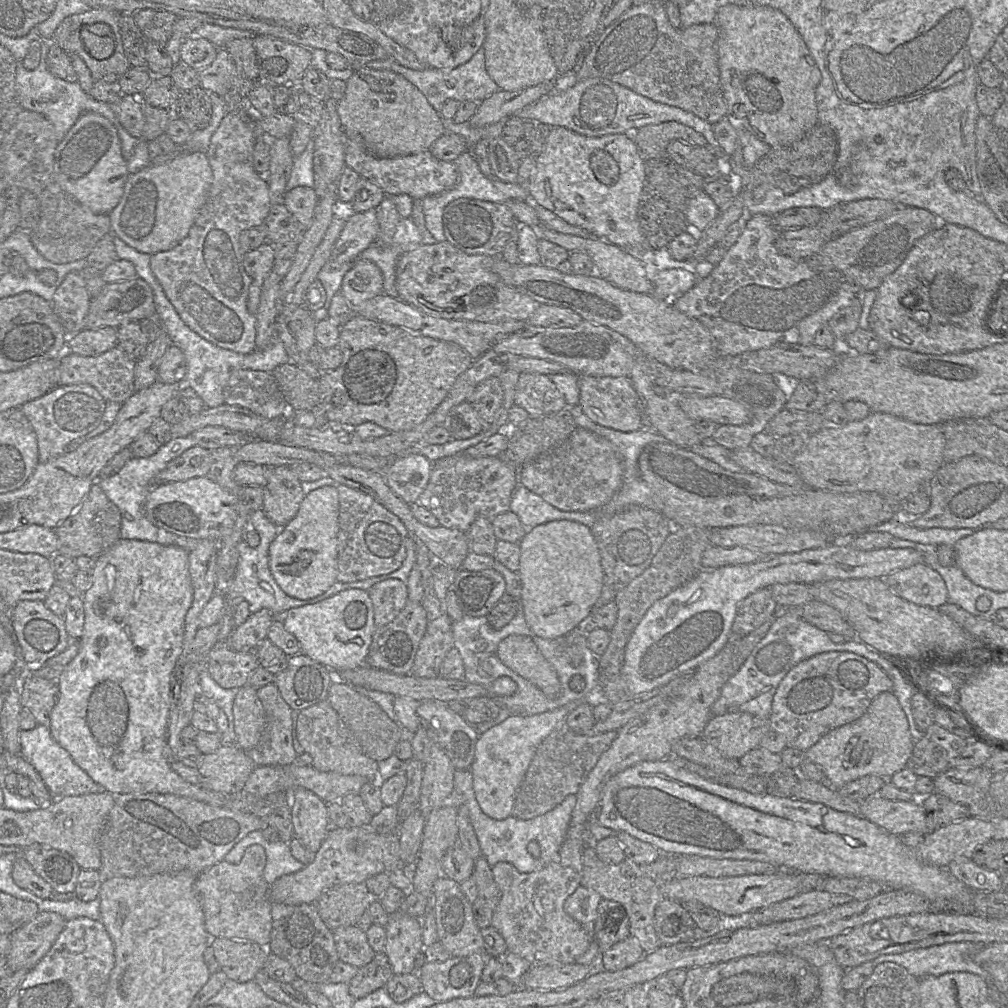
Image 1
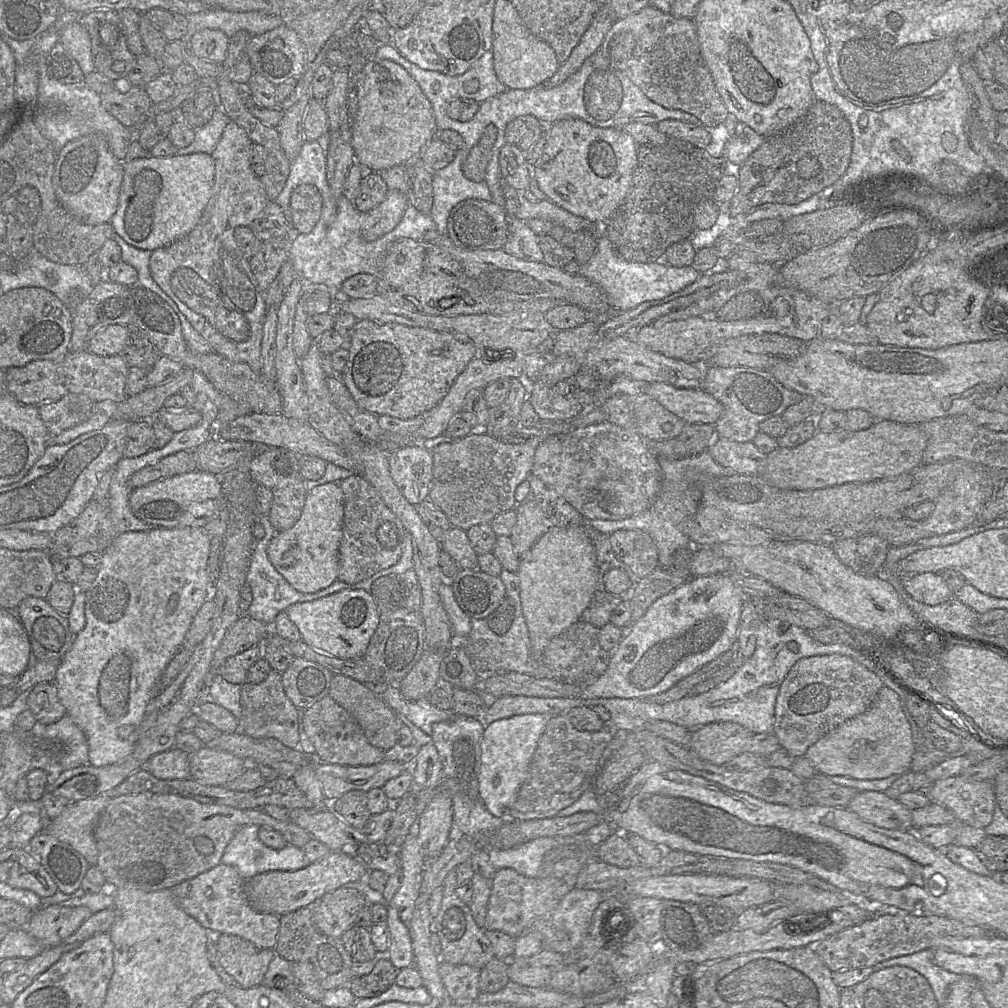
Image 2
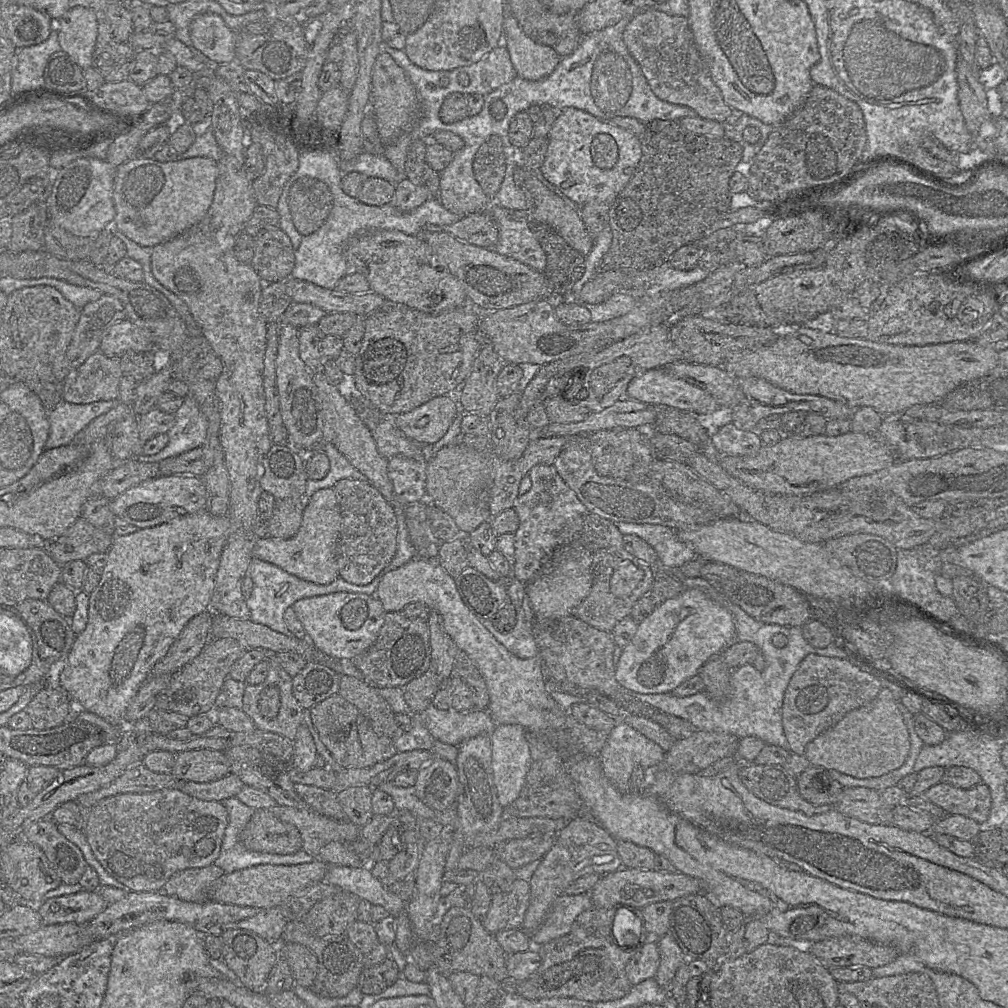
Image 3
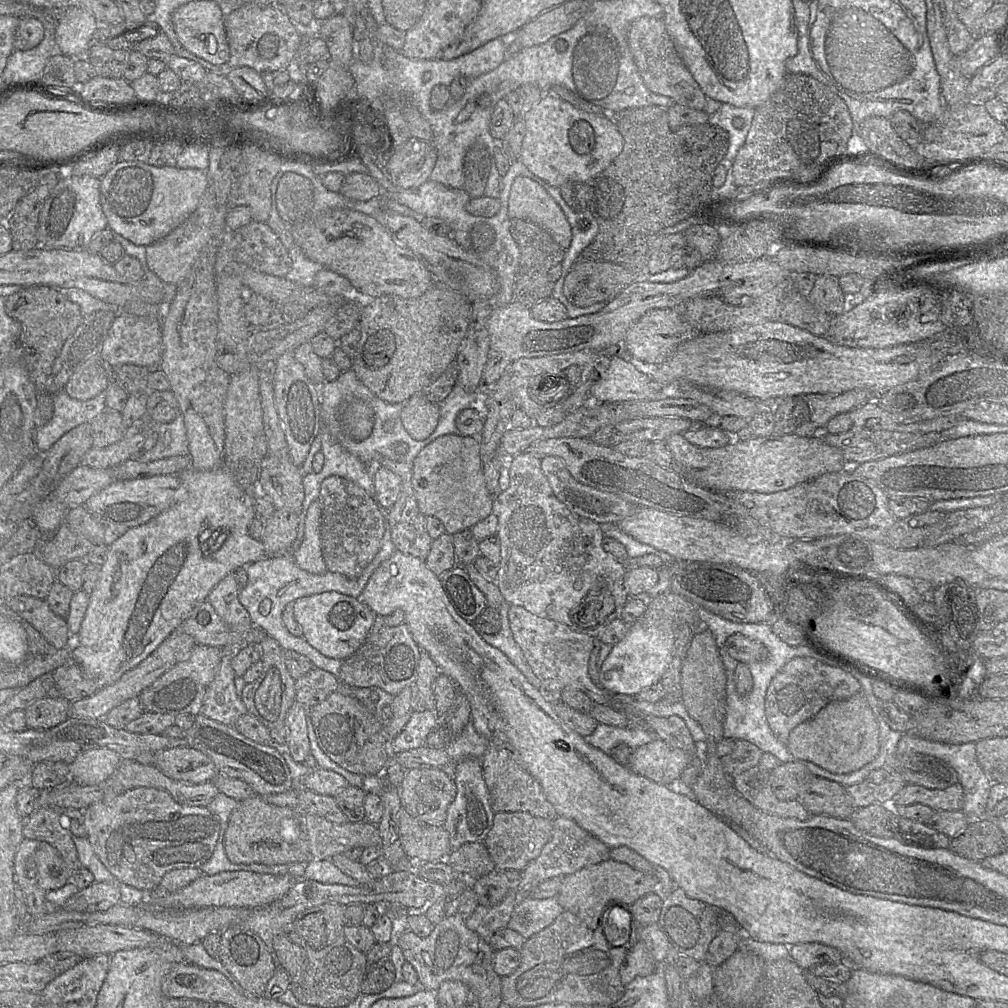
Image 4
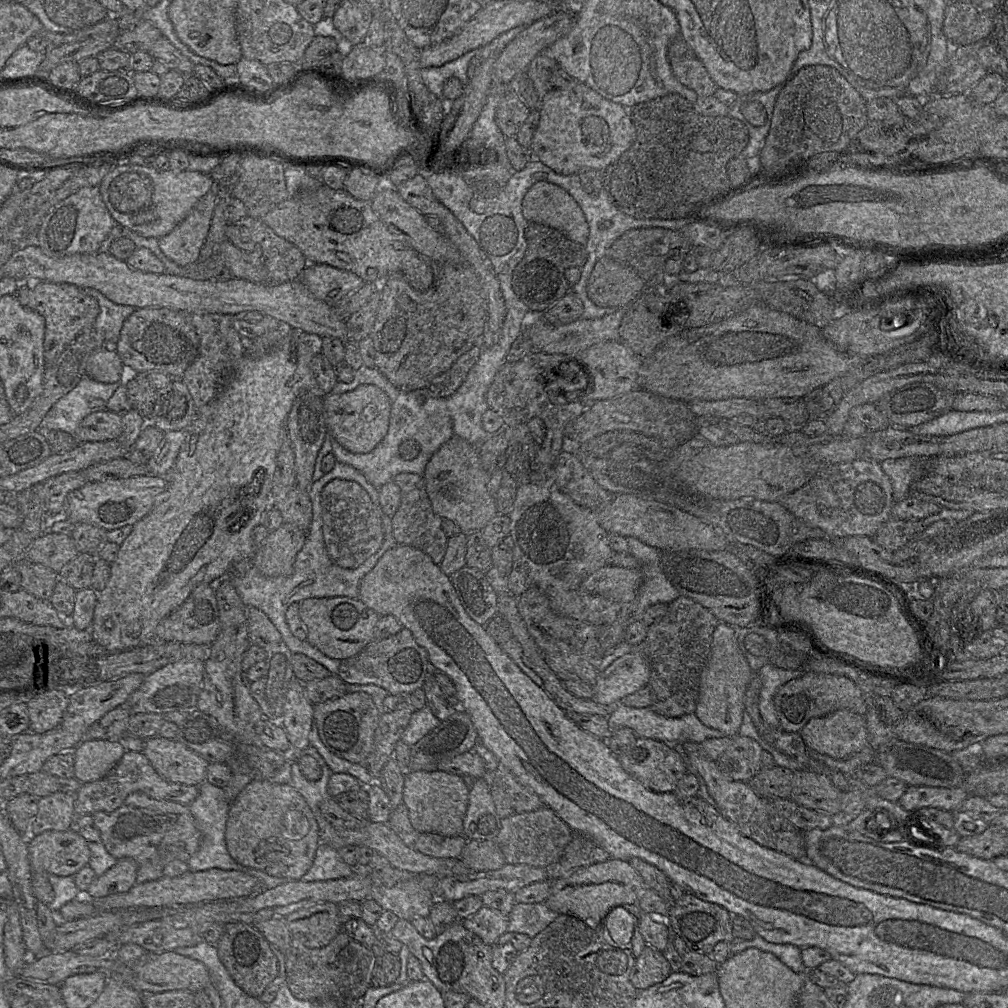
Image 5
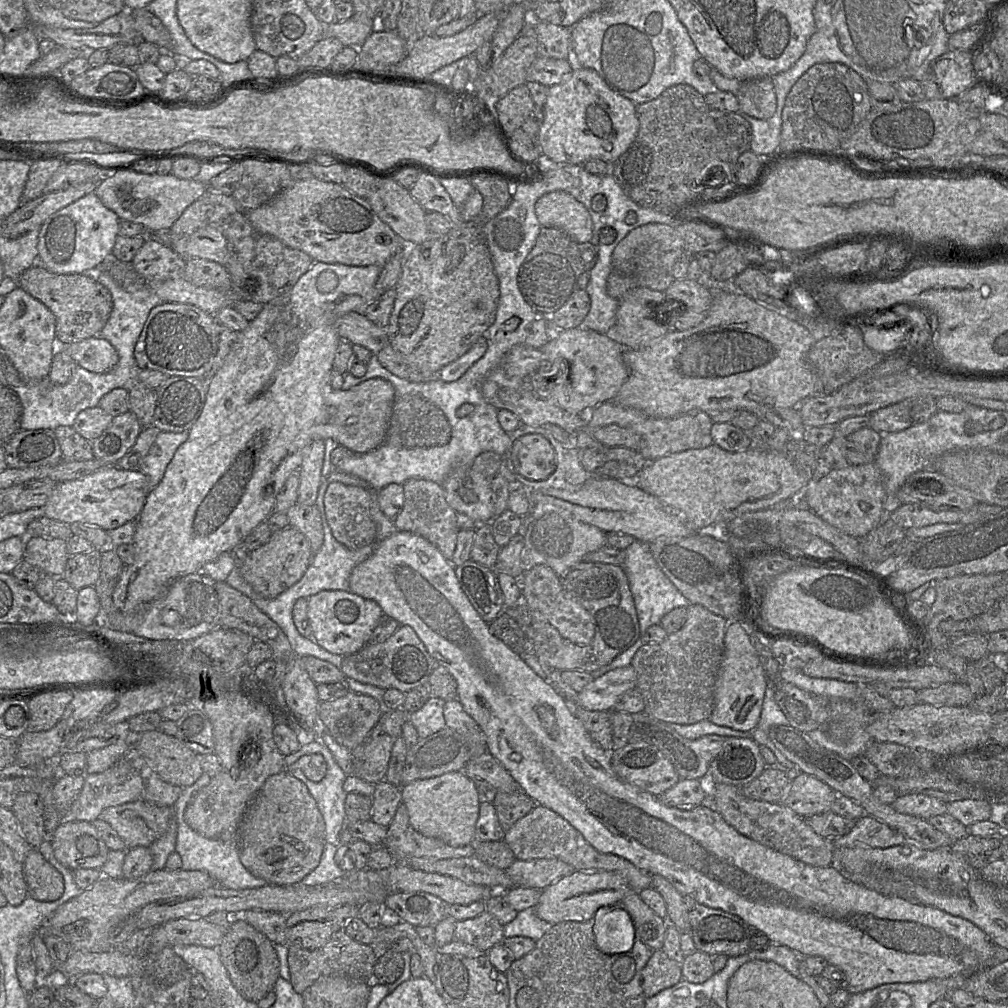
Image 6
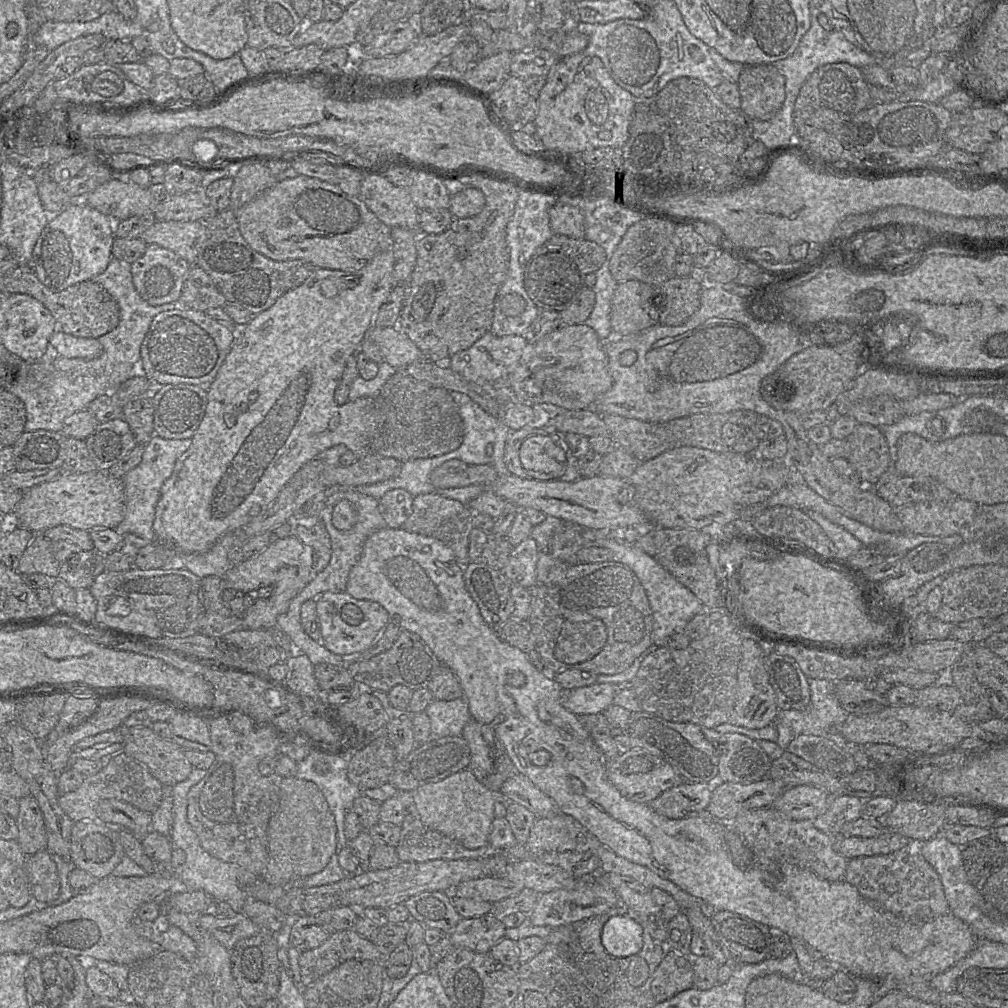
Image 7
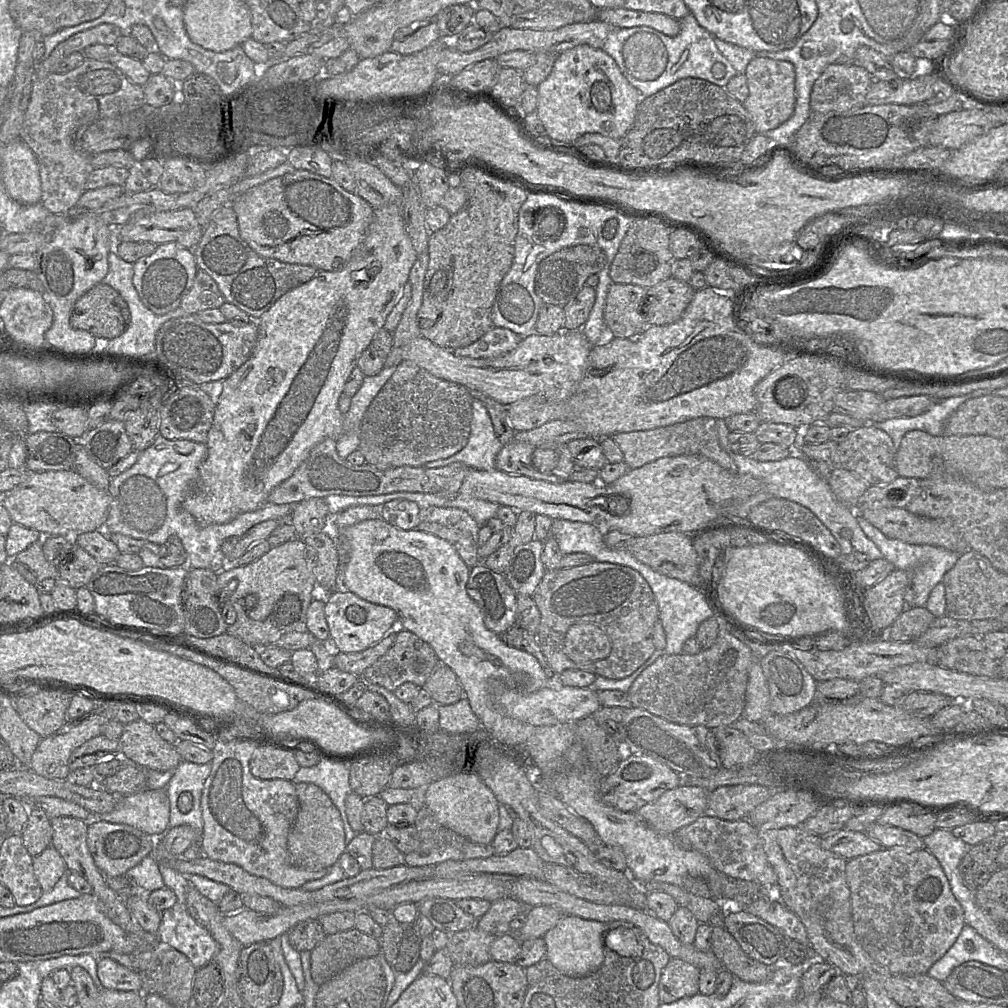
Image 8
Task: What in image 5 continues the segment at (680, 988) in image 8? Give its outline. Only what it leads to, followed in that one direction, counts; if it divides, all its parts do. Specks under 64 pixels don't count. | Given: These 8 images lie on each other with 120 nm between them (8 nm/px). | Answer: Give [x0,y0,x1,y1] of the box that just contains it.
[630,945,672,991]

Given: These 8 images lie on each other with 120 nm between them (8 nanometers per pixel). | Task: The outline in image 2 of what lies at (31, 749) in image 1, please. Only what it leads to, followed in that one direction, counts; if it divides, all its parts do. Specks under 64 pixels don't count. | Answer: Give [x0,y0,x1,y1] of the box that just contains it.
[30,715,89,781]

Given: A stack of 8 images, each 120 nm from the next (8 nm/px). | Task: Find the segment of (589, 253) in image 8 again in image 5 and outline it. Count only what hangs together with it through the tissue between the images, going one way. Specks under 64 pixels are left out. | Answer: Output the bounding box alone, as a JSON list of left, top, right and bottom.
[512,221,585,313]

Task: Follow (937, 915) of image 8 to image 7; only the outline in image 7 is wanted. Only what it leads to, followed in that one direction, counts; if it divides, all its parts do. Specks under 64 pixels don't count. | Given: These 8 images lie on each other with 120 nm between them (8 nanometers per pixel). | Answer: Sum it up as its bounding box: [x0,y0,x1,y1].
[844,843,950,921]

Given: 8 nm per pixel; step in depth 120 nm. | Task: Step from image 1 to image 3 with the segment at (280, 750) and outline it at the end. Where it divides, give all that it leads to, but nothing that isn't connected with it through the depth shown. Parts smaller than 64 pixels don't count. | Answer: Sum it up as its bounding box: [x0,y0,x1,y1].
[242,653,304,744]

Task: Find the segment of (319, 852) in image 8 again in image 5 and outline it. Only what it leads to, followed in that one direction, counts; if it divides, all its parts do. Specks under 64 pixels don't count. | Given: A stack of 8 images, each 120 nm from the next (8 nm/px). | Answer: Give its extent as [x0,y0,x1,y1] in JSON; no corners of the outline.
[225,778,320,881]

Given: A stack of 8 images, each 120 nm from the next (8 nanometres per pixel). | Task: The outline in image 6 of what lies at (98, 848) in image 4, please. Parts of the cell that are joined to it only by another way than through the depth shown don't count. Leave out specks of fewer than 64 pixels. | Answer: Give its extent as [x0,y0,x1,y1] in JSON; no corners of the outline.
[98,801,172,850]

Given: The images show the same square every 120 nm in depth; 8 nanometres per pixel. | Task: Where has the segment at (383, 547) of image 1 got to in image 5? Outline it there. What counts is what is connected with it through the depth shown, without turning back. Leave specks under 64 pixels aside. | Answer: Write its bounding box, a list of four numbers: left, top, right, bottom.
[322,479,383,568]

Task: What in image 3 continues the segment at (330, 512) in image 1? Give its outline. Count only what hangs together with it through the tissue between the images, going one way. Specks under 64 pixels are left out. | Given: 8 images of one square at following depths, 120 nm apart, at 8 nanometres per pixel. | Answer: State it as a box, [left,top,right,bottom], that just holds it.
[252,488,342,585]

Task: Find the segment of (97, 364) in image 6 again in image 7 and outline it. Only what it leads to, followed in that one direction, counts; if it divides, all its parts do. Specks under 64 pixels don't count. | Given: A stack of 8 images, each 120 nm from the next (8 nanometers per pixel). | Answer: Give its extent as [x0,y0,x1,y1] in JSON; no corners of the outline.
[50,323,103,360]

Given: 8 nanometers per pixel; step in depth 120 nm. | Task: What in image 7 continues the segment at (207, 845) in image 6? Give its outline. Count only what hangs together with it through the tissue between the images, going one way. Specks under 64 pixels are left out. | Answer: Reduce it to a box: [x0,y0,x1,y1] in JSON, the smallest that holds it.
[170,767,259,913]

